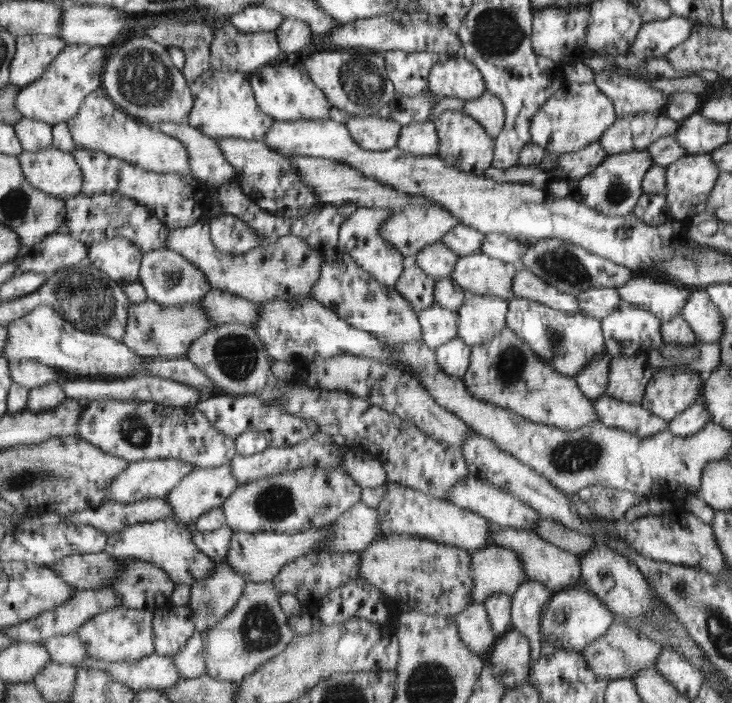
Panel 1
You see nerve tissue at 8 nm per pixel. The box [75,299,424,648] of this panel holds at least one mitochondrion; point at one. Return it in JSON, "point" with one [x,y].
{"point":[236,356]}

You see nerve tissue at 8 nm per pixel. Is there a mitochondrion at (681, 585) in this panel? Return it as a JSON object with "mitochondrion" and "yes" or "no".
{"mitochondrion":"yes"}

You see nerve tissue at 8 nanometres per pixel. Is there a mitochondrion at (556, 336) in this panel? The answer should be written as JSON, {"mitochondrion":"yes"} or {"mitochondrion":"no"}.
{"mitochondrion":"yes"}

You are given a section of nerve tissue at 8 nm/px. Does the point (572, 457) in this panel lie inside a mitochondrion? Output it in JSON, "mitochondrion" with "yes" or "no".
{"mitochondrion":"yes"}

